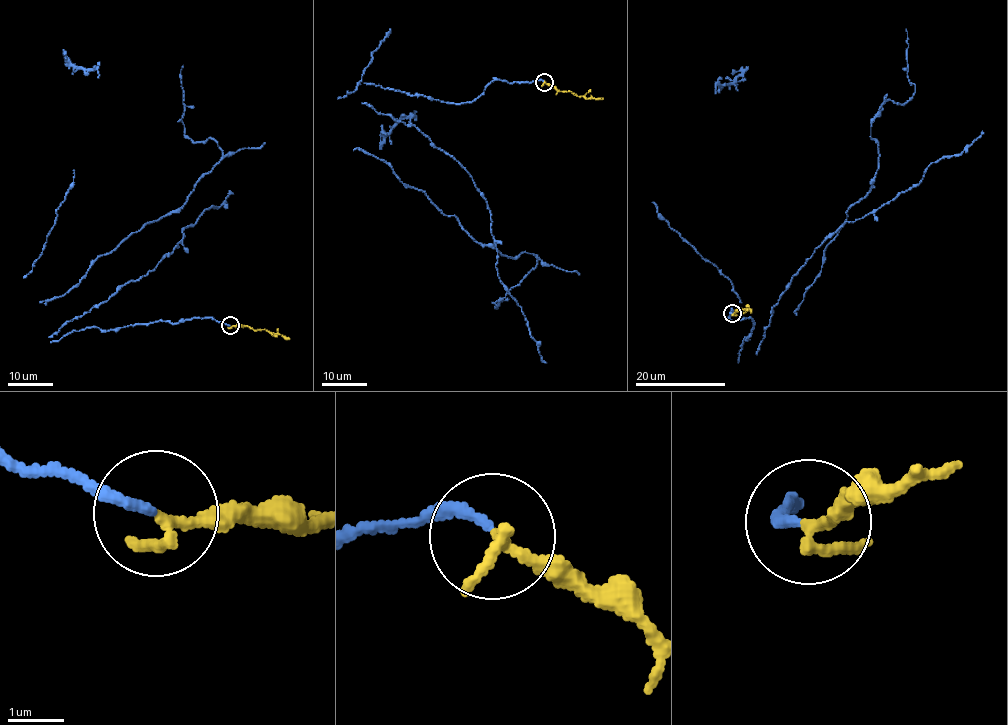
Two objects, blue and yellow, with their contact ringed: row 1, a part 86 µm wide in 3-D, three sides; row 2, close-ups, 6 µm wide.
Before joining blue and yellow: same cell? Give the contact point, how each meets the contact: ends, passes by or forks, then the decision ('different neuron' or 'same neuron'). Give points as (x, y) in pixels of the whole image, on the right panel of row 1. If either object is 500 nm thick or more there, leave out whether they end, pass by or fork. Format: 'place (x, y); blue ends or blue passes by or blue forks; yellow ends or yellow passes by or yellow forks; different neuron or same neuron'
place (732, 313); blue ends; yellow passes by; same neuron

